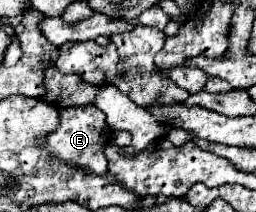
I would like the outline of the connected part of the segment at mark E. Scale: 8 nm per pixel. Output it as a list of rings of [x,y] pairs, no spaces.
[[[84,105],[84,107],[66,107],[60,109],[60,125],[44,137],[44,149],[60,159],[66,165],[74,165],[78,169],[104,175],[108,171],[108,161],[104,157],[102,145],[108,143],[110,137],[110,127],[106,123],[106,115],[94,107],[94,105]]]

